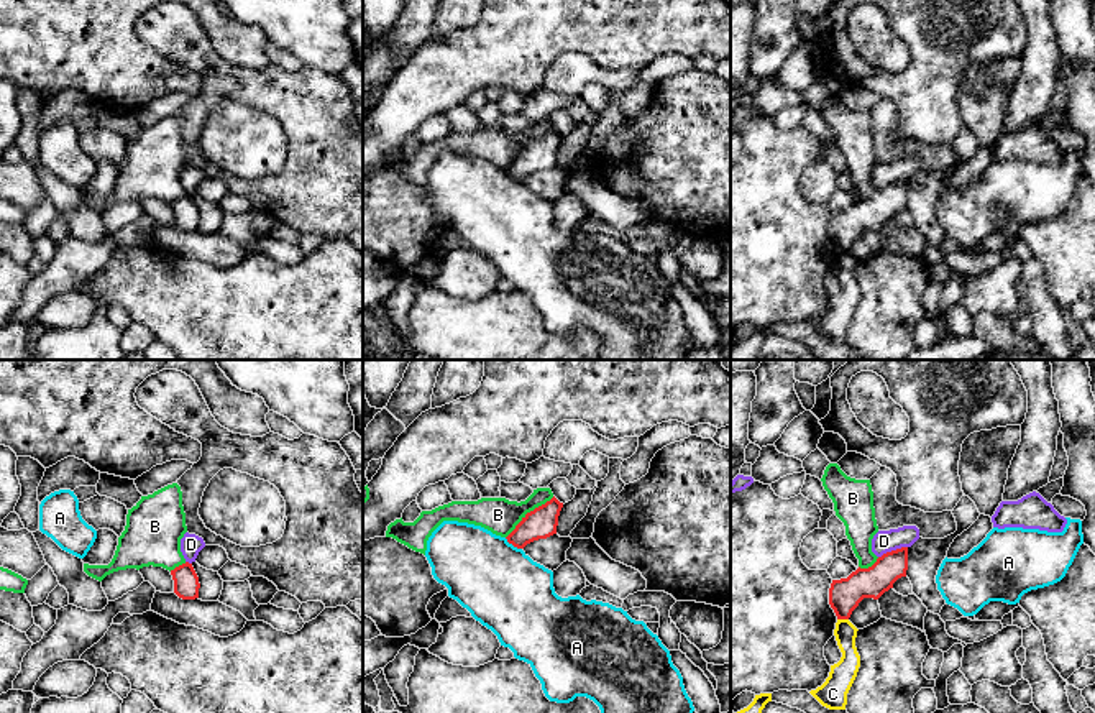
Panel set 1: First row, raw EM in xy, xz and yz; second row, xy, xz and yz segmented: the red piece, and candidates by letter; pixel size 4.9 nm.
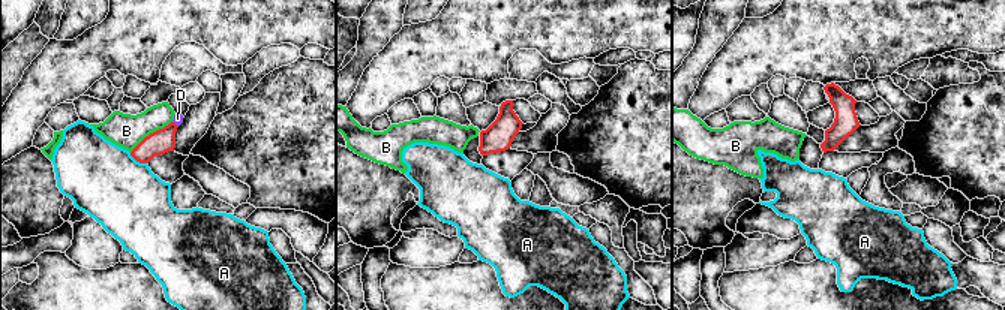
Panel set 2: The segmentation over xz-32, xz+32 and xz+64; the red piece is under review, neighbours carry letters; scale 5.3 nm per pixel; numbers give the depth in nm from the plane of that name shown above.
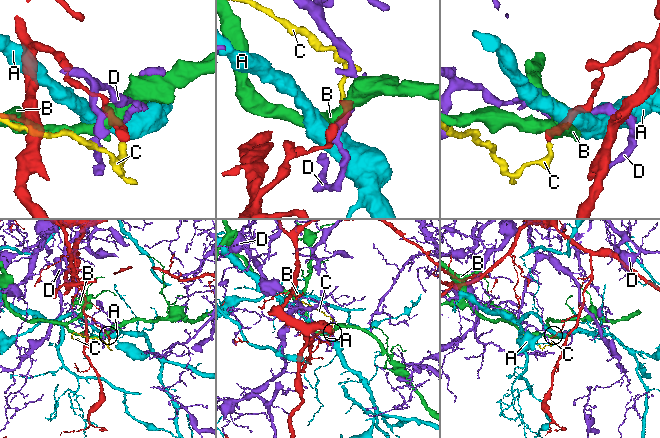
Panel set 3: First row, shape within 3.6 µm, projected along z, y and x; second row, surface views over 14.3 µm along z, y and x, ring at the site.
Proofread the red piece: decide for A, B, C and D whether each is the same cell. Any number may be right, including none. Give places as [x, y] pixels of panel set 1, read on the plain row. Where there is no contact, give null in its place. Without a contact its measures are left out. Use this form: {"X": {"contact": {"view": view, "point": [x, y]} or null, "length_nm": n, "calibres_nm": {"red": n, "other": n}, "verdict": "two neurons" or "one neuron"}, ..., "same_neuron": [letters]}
{"A": {"contact": {"view": "xz", "point": [513, 176]}, "length_nm": 110, "calibres_nm": {"red": 150, "other": 400}, "verdict": "two neurons"}, "B": {"contact": {"view": "xz", "point": [527, 145]}, "length_nm": 320, "calibres_nm": {"red": 150, "other": 180}, "verdict": "two neurons"}, "C": {"contact": {"view": "yz", "point": [843, 250]}, "length_nm": 60, "calibres_nm": {"red": 160, "other": 110}, "verdict": "two neurons"}, "D": {"contact": {"view": "yz", "point": [892, 183]}, "length_nm": 160, "calibres_nm": {"red": 150, "other": 110}, "verdict": "two neurons"}, "same_neuron": []}

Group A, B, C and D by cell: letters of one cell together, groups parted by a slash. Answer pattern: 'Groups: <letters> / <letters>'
Groups: A / B / C / D

